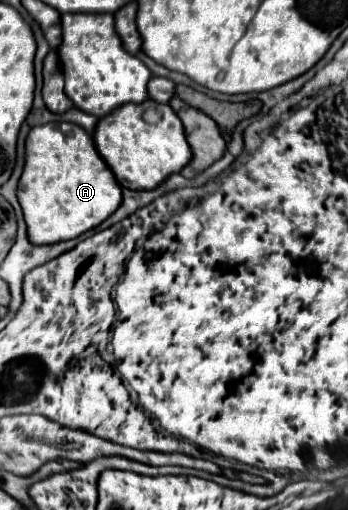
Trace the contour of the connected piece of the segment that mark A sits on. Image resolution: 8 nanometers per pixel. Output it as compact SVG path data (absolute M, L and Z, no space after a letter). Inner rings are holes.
M46 123L28 133L26 163L16 195L34 245L76 239L106 221L122 201L122 189L98 155L92 137L74 123Z

